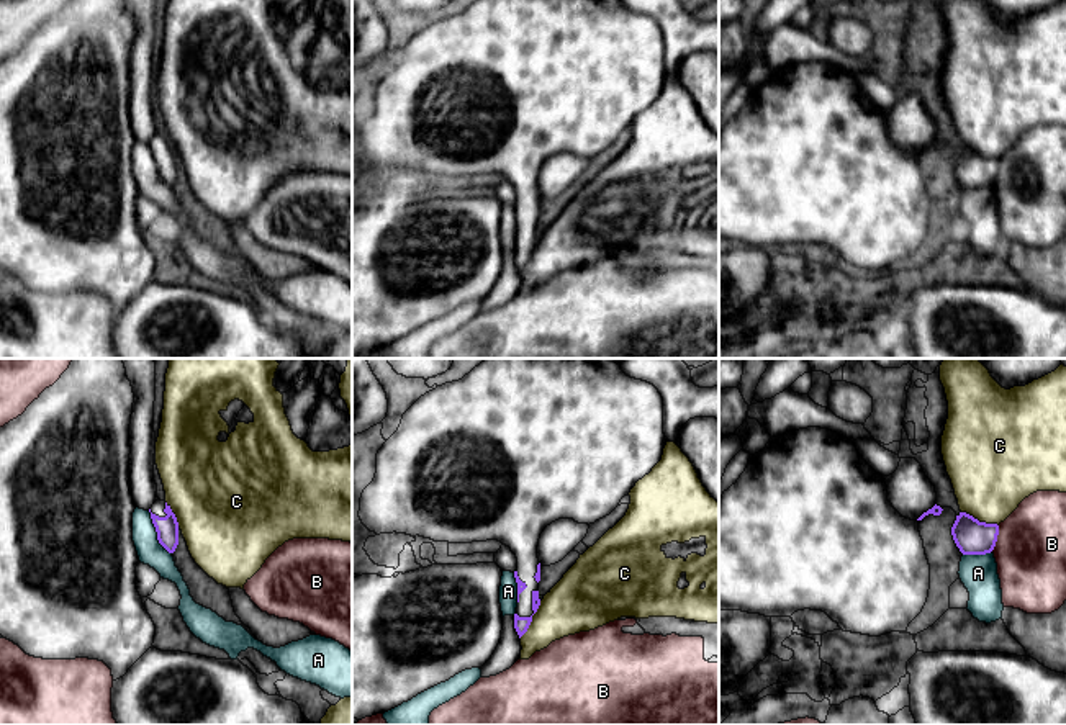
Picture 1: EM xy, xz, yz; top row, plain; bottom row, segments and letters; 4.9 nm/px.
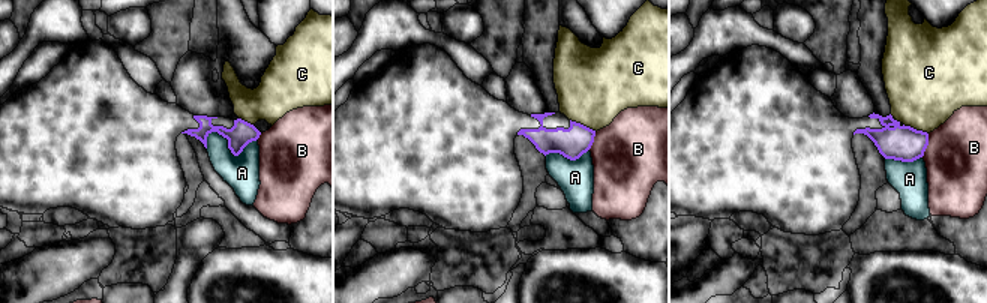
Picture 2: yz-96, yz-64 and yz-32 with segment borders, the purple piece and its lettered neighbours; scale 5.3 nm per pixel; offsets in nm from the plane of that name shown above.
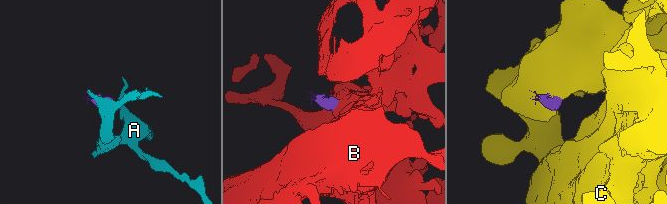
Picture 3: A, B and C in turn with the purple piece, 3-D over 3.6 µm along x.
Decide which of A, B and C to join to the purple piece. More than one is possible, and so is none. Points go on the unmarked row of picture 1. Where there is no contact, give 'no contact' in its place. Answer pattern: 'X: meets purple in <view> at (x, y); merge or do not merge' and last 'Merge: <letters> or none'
A: meets purple in xy at (156, 164); do not merge
B: meets purple in yz at (996, 172); do not merge
C: meets purple in xz at (531, 252); do not merge
Merge: none

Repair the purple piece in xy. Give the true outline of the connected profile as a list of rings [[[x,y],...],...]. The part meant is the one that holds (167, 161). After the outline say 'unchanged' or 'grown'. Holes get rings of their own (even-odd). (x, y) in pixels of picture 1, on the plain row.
[[[157,133],[151,141],[151,152],[157,165],[159,177],[174,187],[178,178],[178,155],[170,139]]]; grown

